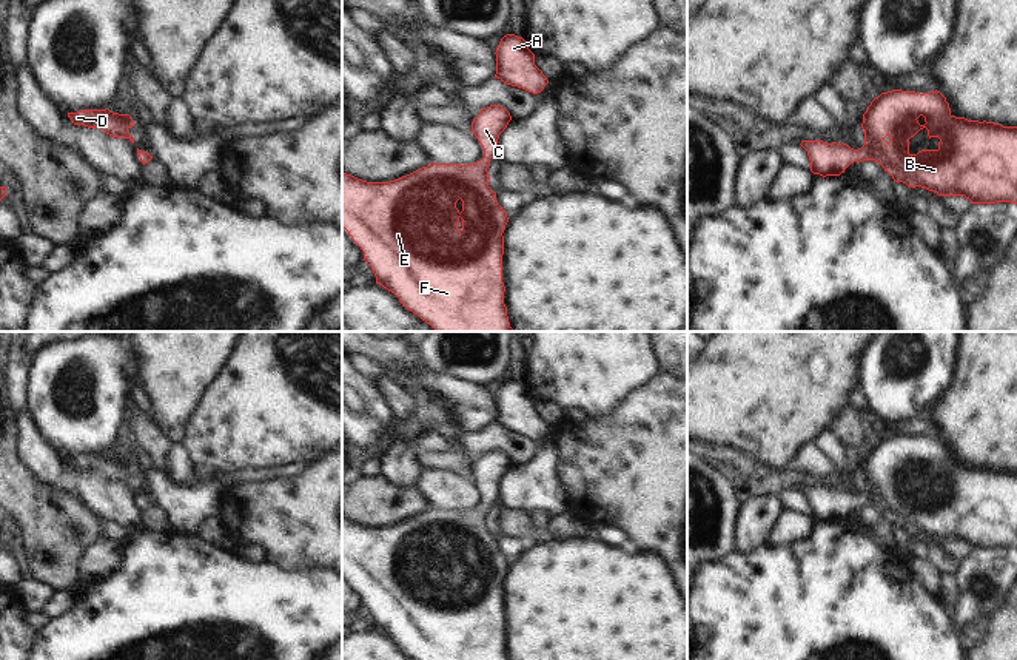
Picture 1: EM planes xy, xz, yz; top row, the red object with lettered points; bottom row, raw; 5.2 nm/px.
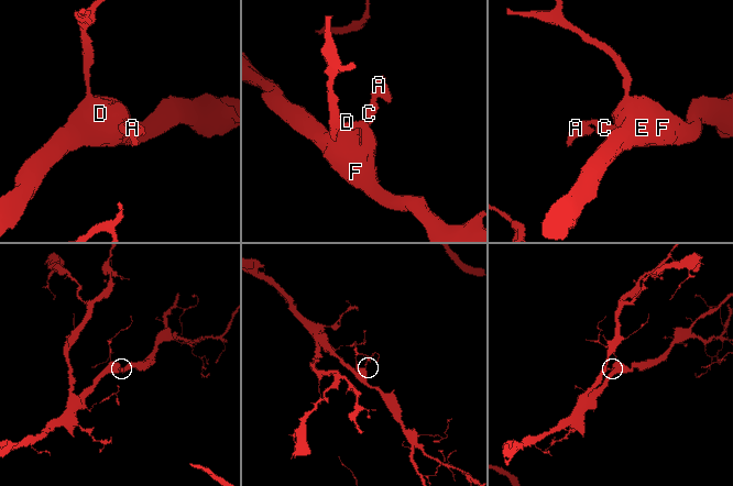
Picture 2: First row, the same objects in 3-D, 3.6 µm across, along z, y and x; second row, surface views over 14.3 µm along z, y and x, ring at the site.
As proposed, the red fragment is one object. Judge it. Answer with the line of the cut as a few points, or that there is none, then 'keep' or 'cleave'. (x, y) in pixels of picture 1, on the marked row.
no cut; keep

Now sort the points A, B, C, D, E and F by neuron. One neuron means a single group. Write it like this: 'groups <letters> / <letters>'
groups A B C D E F

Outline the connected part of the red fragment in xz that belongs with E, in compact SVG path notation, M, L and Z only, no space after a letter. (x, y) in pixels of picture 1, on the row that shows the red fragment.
M501 105L482 108L481 113L473 119L472 133L484 148L484 157L475 163L461 165L431 162L427 167L390 182L367 182L342 171L342 227L364 251L364 261L371 267L376 276L376 284L381 284L388 291L394 293L404 307L430 324L436 332L513 332L508 322L507 307L504 304L505 287L502 282L502 233L508 217L505 210L498 204L496 193L488 187L490 174L487 171L490 159L498 156L499 134L507 128L510 120L510 113Z

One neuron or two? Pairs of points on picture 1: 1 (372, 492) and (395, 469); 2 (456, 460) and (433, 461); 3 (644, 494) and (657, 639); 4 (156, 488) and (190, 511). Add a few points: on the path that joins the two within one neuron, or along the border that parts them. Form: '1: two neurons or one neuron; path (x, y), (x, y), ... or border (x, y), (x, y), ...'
1: two neurons; border (382, 474), (398, 484), (416, 486)
2: one neuron; path (450, 461), (439, 461)
3: two neurons; border (629, 546), (654, 552), (671, 574)
4: one neuron; path (164, 492), (182, 505)

